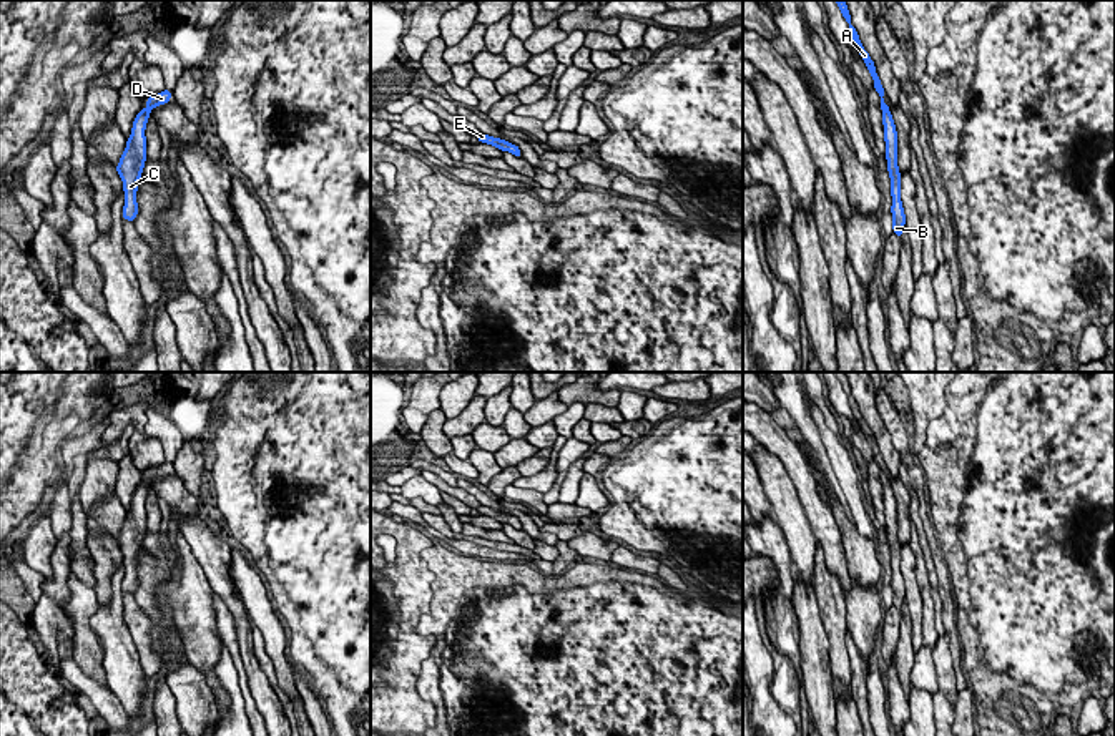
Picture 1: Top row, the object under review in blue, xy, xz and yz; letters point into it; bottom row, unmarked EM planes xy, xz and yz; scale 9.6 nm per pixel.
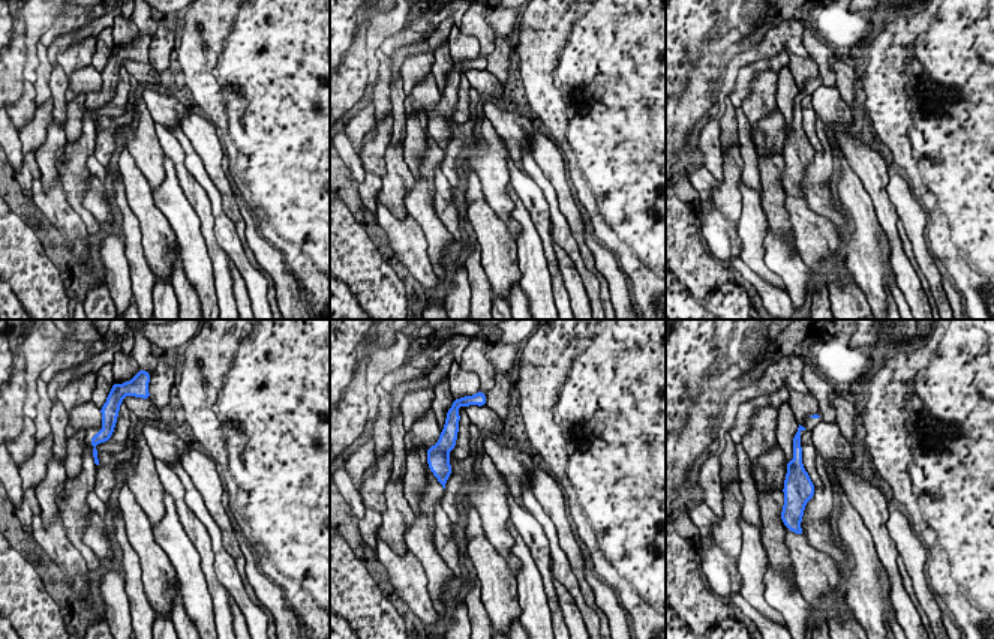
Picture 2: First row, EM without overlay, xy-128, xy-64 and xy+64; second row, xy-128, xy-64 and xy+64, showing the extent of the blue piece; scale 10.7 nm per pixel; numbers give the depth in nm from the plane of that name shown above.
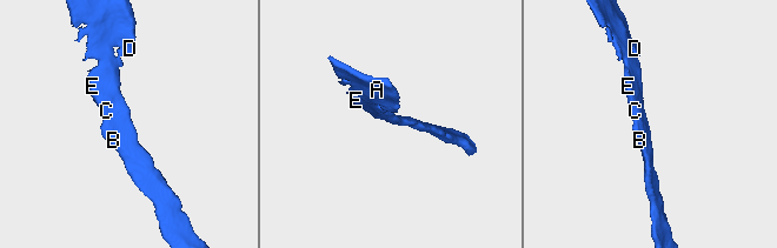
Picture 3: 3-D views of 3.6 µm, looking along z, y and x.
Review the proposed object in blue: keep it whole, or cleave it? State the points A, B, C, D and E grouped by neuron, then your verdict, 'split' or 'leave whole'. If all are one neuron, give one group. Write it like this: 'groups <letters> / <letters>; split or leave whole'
groups A B C D E; leave whole

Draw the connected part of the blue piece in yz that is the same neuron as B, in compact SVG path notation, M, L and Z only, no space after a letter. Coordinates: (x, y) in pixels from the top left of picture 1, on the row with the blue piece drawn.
M836 0L836 5L839 7L844 20L847 22L849 33L852 38L854 47L857 48L861 58L864 60L867 71L872 76L874 81L874 90L881 96L881 111L882 111L882 125L884 125L884 143L886 143L886 159L887 159L887 173L891 178L891 196L892 196L892 206L891 206L891 214L892 214L892 231L897 238L902 236L904 226L906 226L906 214L904 214L904 206L901 201L901 171L897 166L897 130L891 115L891 110L887 103L884 101L886 91L882 88L882 83L877 76L876 65L866 48L862 47L857 30L851 23L851 13L844 0Z

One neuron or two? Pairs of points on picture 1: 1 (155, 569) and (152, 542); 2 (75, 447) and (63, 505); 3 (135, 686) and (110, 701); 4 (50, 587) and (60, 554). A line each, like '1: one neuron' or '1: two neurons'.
1: one neuron
2: two neurons
3: two neurons
4: one neuron

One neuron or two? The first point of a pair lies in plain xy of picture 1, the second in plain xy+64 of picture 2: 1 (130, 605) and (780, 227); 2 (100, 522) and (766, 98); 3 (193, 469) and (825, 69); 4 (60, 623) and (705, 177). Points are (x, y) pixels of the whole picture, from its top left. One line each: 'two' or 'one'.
1: two
2: two
3: two
4: two

